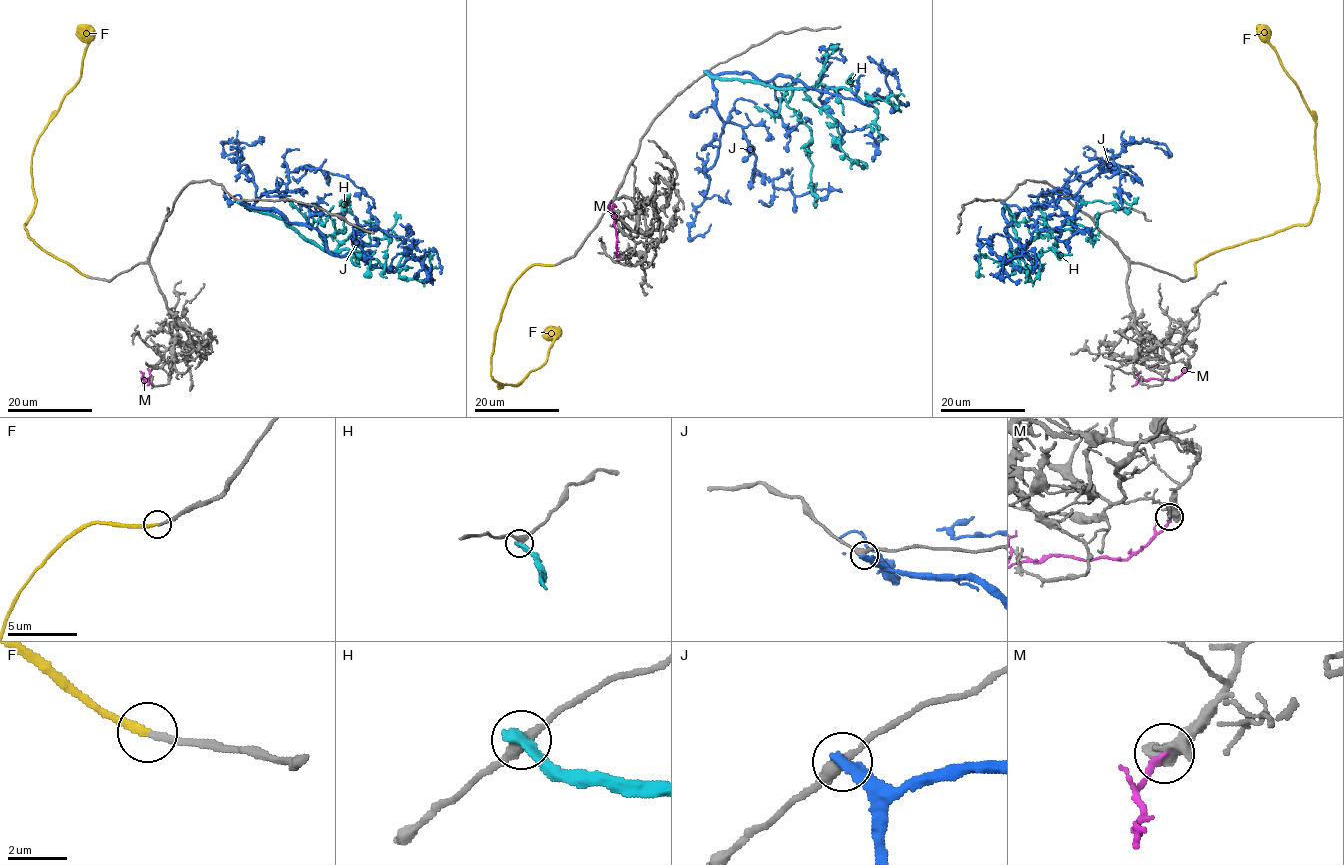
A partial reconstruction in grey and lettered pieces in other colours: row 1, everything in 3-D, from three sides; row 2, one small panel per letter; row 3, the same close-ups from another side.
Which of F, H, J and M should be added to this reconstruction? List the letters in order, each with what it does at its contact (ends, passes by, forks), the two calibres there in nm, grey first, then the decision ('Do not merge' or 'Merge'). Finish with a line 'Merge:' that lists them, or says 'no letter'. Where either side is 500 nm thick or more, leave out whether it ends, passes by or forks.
F: It ends there. Thickness 200 nm (grey) against 240 nm. Merge
H: It ends there. Thickness 360 nm (grey) against 440 nm. Do not merge
J: It ends there. Thickness 360 nm (grey) against 400 nm. Do not merge
M: It ends there. Thickness 480 nm (grey) against 200 nm. Do not merge
Merge: F

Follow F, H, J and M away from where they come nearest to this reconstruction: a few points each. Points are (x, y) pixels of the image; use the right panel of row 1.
F: (1195, 276), (1194, 264), (1216, 252), (1293, 226), (1305, 225), (1316, 203), (1315, 117), (1258, 24)
H: (1002, 202), (1020, 248), (1035, 238), (1069, 229), (1082, 203), (1113, 202), (1128, 210), (1129, 205), (1113, 194)
J: (1002, 201), (1010, 252), (1031, 271), (1034, 264), (1020, 256), (1005, 262), (1012, 280), (1021, 279)
M: (1187, 367), (1173, 380), (1148, 379), (1131, 386)

